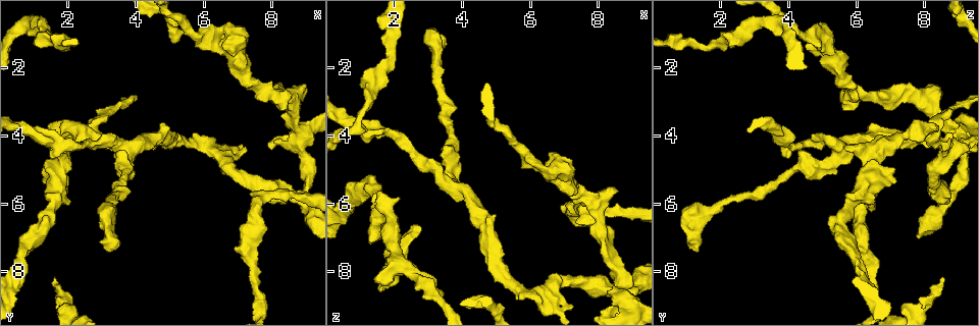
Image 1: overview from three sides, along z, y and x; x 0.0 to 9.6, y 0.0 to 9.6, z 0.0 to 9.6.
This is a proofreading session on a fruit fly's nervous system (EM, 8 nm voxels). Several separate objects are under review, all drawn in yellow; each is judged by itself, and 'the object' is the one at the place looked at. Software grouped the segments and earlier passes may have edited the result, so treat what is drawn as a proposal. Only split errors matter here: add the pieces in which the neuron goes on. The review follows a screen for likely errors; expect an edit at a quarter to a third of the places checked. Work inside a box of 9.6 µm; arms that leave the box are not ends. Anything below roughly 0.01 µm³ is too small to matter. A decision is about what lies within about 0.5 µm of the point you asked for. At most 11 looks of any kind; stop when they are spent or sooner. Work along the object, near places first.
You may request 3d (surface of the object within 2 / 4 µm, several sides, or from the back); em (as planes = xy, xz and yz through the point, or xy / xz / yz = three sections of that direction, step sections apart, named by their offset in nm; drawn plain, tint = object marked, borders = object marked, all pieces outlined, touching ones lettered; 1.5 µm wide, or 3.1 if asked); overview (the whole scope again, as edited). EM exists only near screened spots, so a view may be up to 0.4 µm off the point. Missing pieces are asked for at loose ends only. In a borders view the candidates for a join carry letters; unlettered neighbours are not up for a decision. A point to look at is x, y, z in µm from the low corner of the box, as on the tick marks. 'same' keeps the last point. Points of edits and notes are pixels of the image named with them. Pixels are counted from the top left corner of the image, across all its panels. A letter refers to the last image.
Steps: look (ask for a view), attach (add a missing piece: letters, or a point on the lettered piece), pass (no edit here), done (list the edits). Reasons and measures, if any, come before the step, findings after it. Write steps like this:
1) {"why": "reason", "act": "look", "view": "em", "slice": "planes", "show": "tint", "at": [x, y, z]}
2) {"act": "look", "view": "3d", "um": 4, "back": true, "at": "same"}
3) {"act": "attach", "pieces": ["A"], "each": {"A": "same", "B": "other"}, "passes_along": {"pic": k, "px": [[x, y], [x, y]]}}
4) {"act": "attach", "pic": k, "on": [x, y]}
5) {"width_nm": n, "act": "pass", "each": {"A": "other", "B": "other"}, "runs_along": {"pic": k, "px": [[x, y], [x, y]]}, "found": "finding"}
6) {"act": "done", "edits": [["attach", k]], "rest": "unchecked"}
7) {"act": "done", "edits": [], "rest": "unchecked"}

{"why": "branch stops here", "act": "look", "view": "3d", "um": 2, "at": [7.45, 5.75, 6.55]}

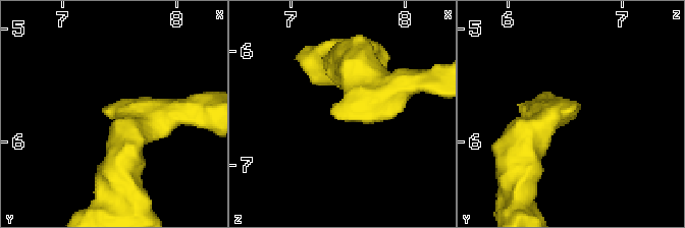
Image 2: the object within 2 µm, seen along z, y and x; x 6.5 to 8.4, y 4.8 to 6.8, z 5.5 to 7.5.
{"why": "shape alone is not enough", "act": "look", "view": "em", "slice": "planes", "show": "borders", "at": [7.42, 5.68, 6.60]}

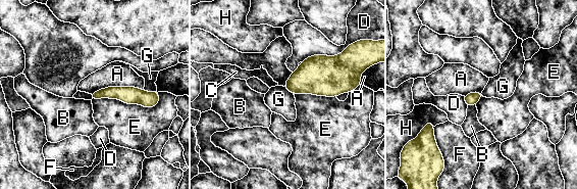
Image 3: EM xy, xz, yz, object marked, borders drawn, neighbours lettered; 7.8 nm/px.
{"act": "pass", "each": {"A": "other", "B": "other", "C": "other", "D": "other", "E": "other", "F": "other", "G": "other", "H": "other"}, "runs_along": {"pic": 3, "px": [[93, 96], [122, 93], [156, 100]]}, "found": "no lettered piece goes on from it"}

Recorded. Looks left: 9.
{"act": "look", "view": "3d", "um": 4, "back": true, "at": [3.45, 7.35, 1.30]}

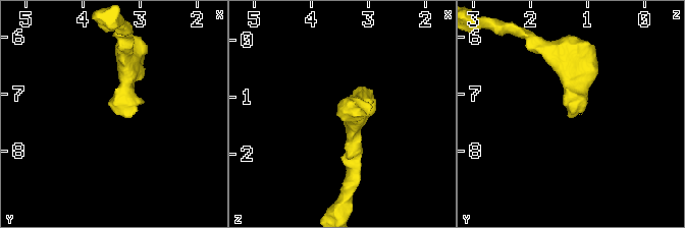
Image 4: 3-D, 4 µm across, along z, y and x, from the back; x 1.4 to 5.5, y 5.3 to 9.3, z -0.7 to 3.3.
{"why": "need the tissue", "act": "look", "view": "em", "slice": "planes", "show": "borders", "at": [3.35, 7.35, 1.30]}

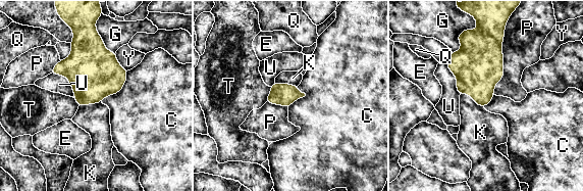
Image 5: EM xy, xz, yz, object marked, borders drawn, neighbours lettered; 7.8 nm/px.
{"longest_contact_nm": ["P", 500], "act": "attach", "pieces": ["K"], "each": {"C": "other", "E": "other", "G": "other", "K": "same", "P": "other", "Q": "other", "T": "other", "U": "other", "Y": "other"}, "passes_along": {"pic": 5, "px": [[478, 67], [472, 98], [479, 129]]}, "found": "it goes on there"}

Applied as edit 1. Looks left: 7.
{"why": "branch stops here", "act": "look", "view": "3d", "um": 4, "at": [1.20, 0.95, 3.85]}

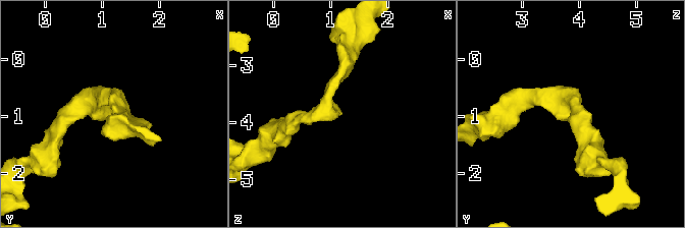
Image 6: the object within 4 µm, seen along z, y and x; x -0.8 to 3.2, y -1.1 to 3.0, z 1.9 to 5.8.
{"arm_widths_nm": [190, 220], "act": "look", "view": "em", "slice": "xz", "step": 8, "show": "tint", "at": [1.15, 0.95, 3.90]}

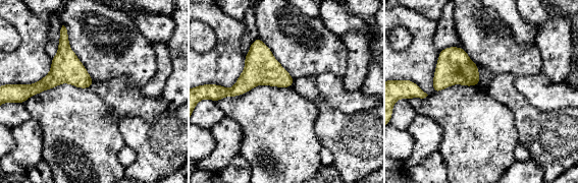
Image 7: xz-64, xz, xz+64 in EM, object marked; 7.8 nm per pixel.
{"why": "cut it another way", "act": "look", "view": "em", "slice": "xy", "step": 4, "show": "borders", "at": "same"}

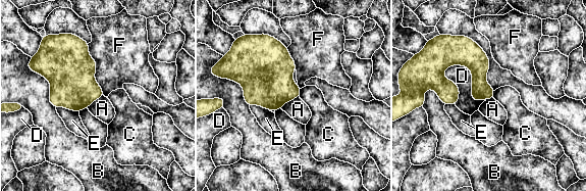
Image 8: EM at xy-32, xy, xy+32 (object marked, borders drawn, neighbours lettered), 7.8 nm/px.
{"longest_contact_nm": ["F", 440], "act": "pass", "each": {"A": "other", "B": "other", "C": "other", "D": "other", "E": "other", "F": "other"}, "border": {"pic": 8, "px": [[443, 70], [466, 66], [485, 100]]}, "found": "no lettered piece goes on from it"}

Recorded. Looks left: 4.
{"why": "an open end", "act": "look", "view": "3d", "um": 4, "at": [1.45, 3.75, 8.35]}

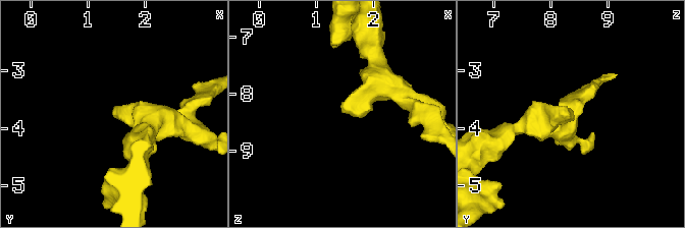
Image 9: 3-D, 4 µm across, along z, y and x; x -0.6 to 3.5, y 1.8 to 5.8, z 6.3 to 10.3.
{"why": "now the EM", "act": "look", "view": "em", "slice": "planes", "show": "borders", "at": [1.45, 3.75, 8.30]}

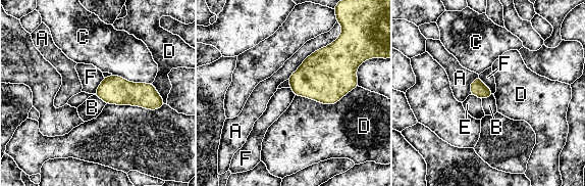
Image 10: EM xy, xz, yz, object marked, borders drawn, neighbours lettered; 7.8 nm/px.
{"act": "pass", "each": {"A": "other", "B": "other", "C": "other", "D": "other", "E": "other", "F": "other"}, "border": {"pic": 10, "px": [[479, 76], [493, 93]]}, "found": "no lettered piece goes on from it"}

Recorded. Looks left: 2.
{"act": "done", "edits": [["attach", 5]], "rest": "unchecked"}

